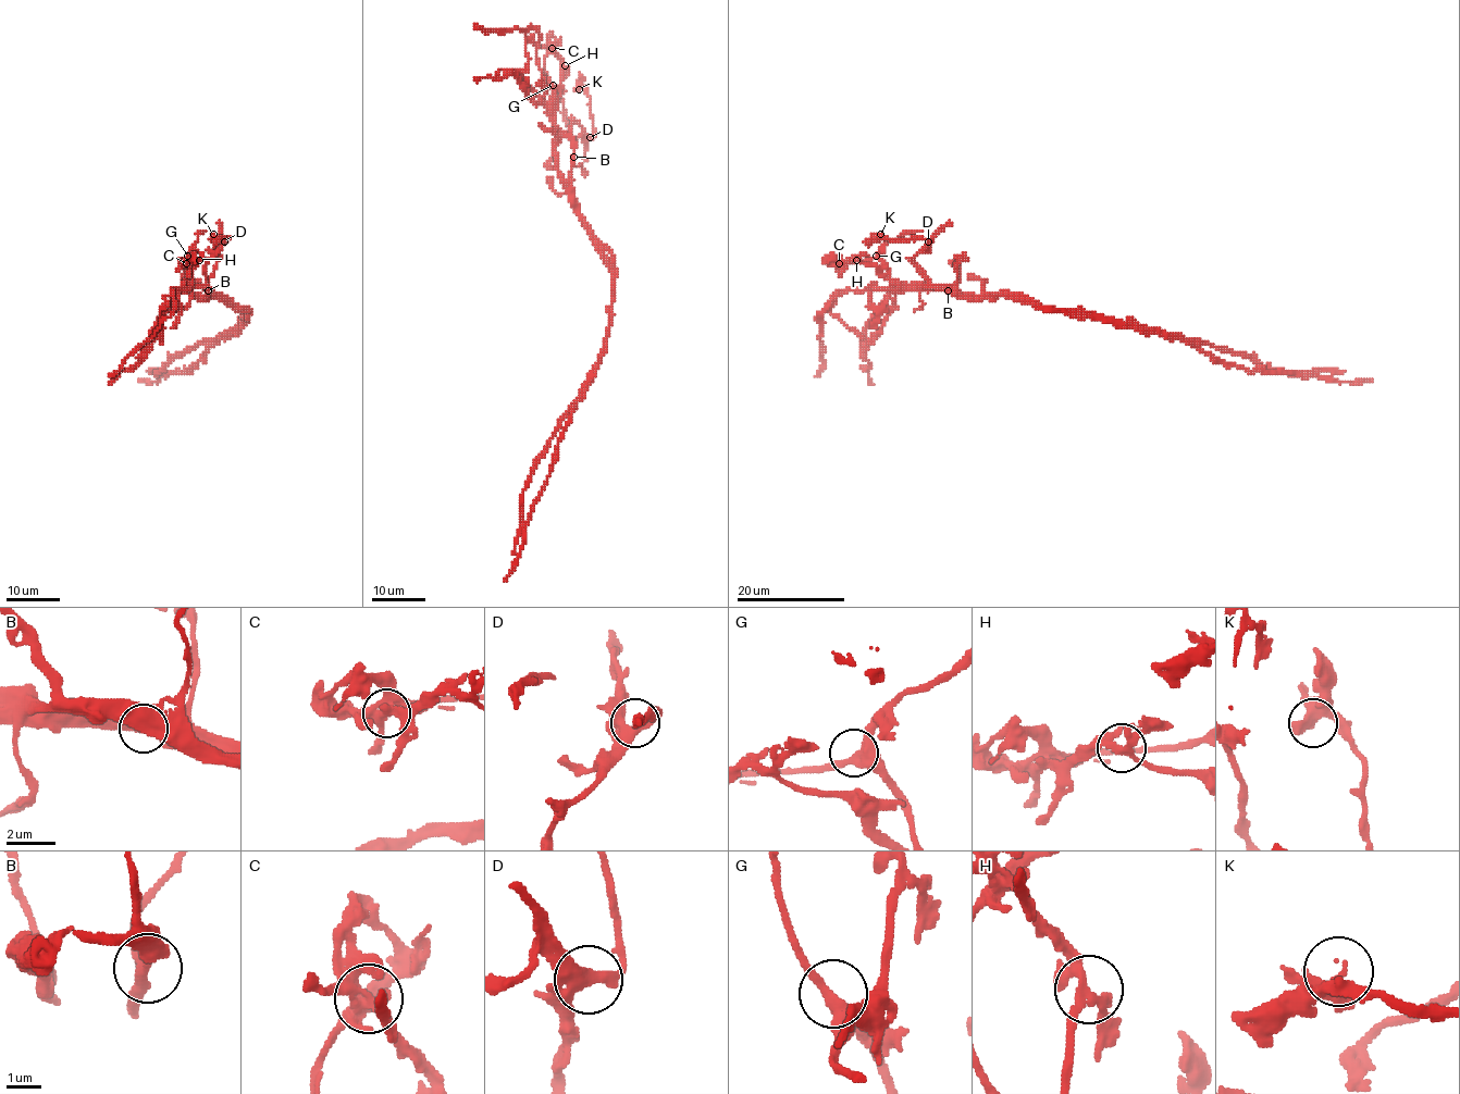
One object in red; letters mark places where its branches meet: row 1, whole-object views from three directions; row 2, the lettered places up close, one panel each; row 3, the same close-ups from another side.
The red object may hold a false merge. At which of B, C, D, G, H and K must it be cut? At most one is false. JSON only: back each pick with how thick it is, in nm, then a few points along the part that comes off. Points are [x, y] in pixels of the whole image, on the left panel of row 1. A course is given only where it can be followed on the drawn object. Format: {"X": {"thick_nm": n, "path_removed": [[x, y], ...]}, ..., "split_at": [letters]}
{"C": {"thick_nm": 320, "path_removed": [[186, 264], [198, 260], [186, 284], [247, 313], [187, 370], [139, 380]]}, "split_at": ["C"]}

